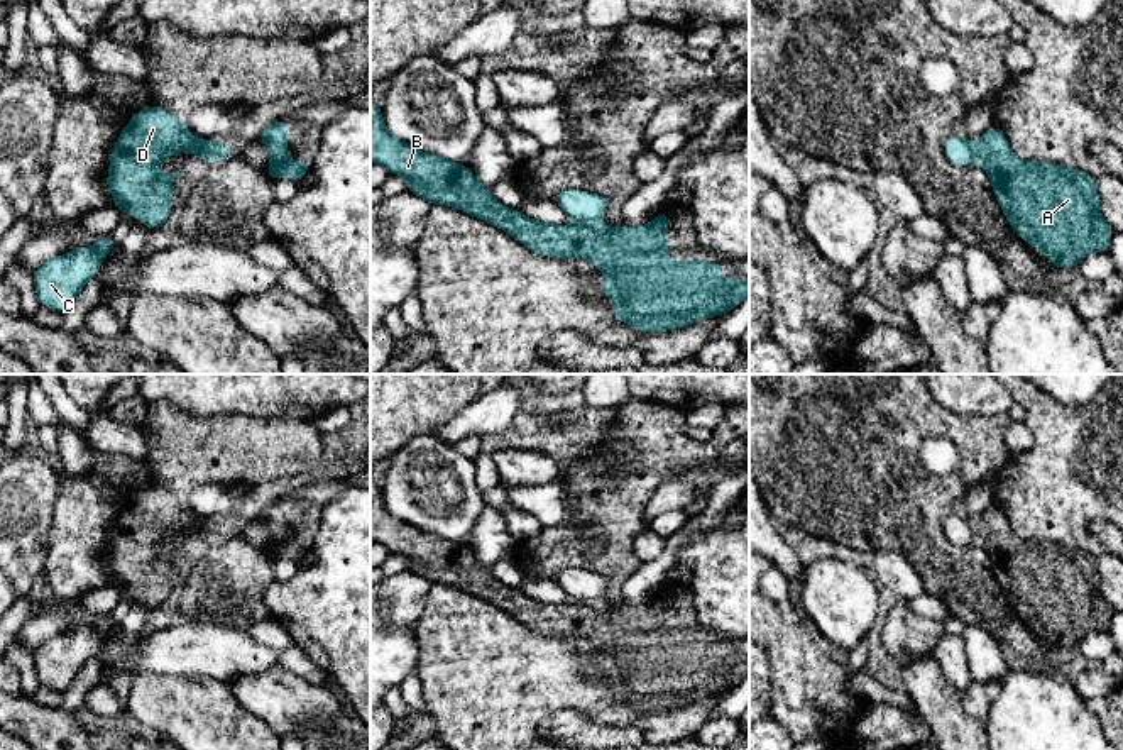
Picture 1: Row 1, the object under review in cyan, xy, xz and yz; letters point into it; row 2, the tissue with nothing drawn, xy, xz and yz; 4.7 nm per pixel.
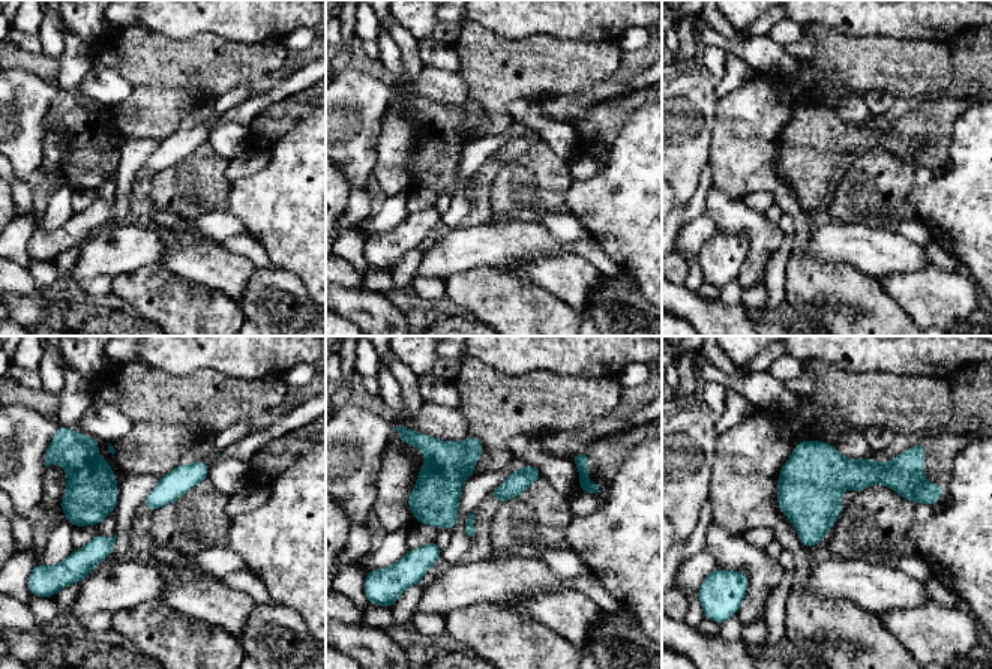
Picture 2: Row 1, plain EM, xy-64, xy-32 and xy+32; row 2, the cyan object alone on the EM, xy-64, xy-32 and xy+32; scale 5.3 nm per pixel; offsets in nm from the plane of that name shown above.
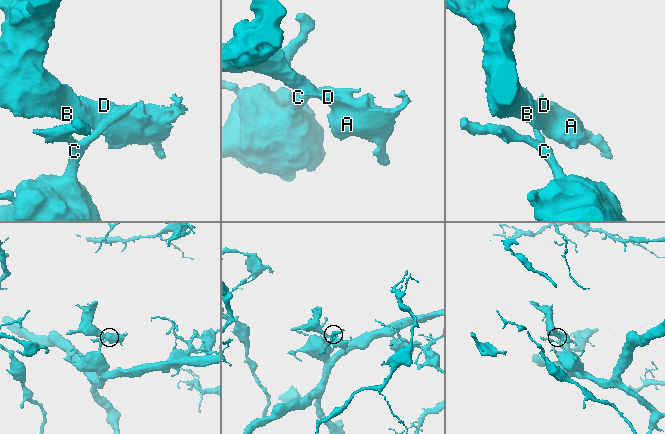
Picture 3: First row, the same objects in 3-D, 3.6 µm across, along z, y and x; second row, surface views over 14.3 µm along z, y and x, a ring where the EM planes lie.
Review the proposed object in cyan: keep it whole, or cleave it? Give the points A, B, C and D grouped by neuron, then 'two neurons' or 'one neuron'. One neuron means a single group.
A B D / C | two neurons

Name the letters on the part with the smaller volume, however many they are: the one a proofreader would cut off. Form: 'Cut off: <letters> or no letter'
Cut off: A, B, D

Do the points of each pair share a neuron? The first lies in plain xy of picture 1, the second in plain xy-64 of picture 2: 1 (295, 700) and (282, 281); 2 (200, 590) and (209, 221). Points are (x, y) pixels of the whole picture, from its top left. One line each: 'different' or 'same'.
1: different
2: different

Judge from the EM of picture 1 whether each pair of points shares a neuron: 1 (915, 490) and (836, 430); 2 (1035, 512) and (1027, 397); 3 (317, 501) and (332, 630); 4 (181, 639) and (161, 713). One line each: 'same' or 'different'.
1: same
2: same
3: different
4: different

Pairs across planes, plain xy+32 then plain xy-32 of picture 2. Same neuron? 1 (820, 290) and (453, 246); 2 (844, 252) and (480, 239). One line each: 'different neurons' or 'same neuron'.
1: different neurons
2: same neuron

